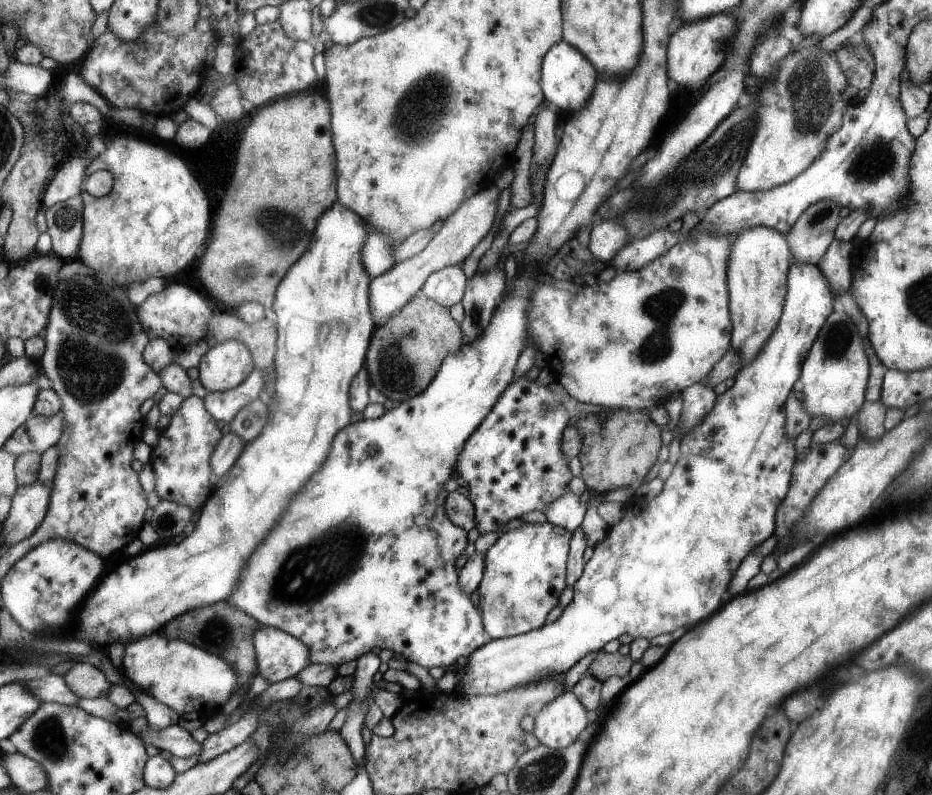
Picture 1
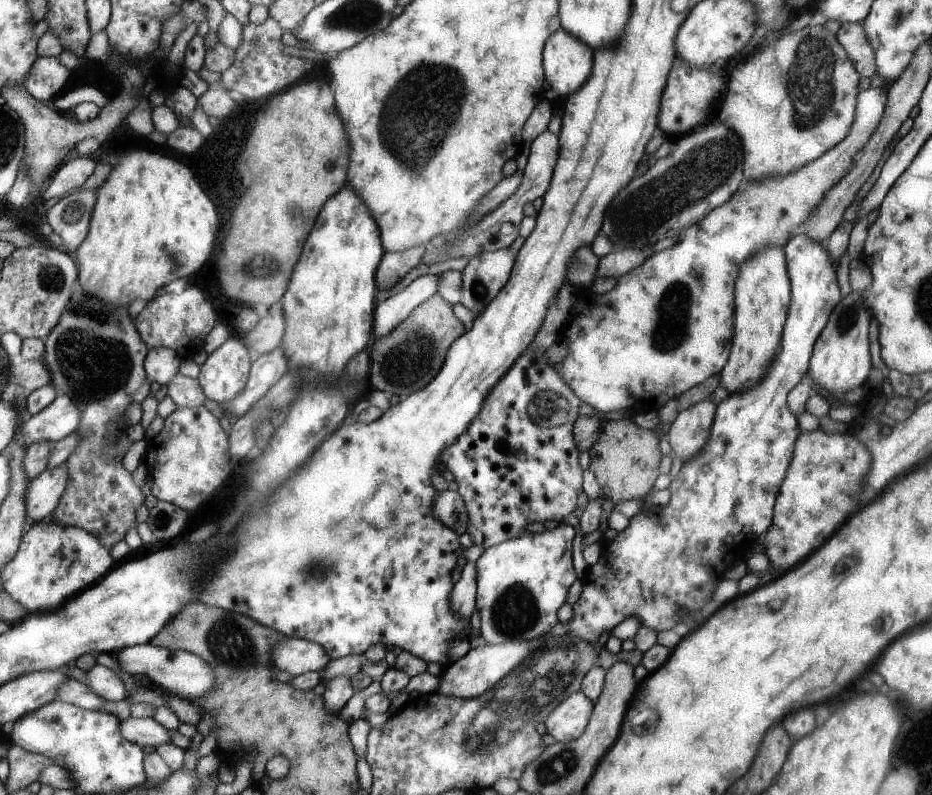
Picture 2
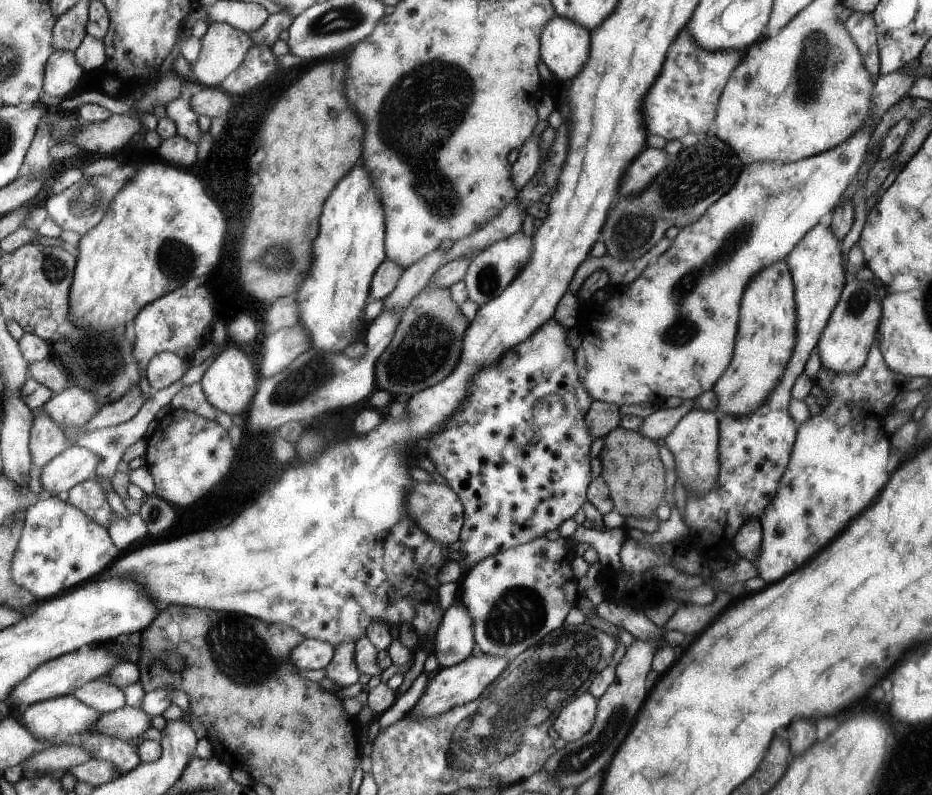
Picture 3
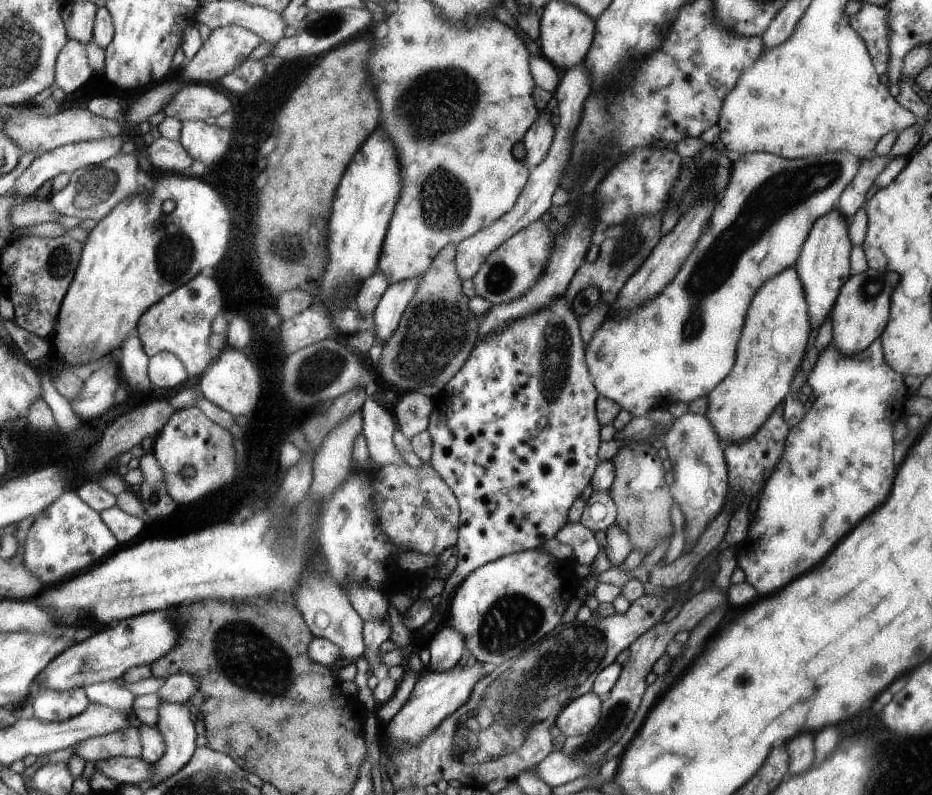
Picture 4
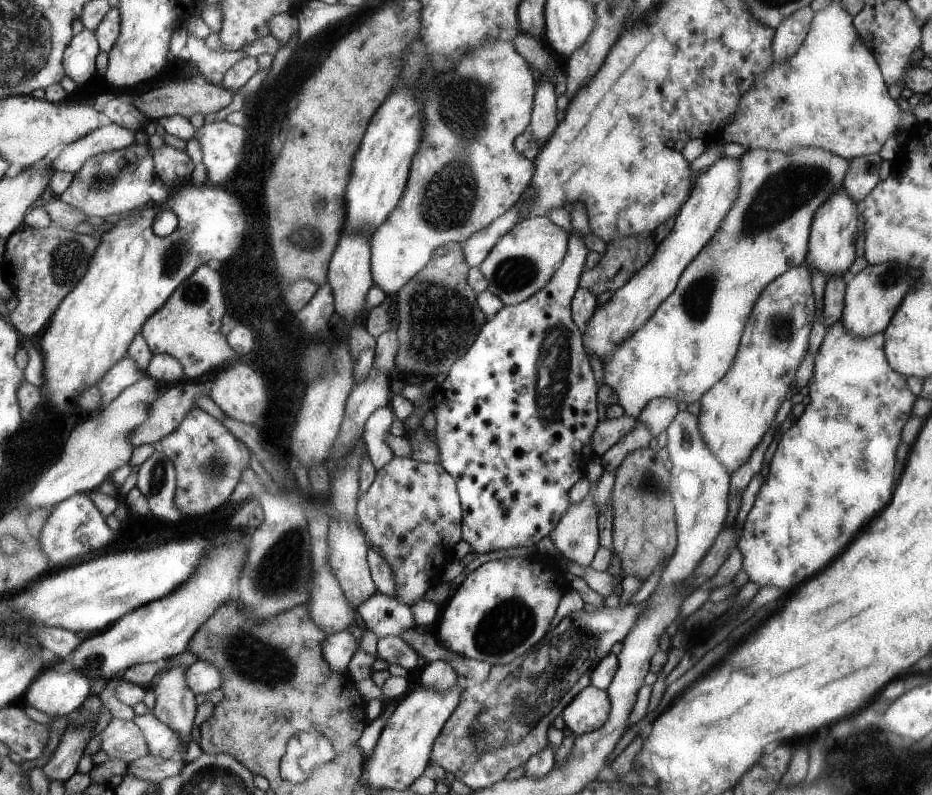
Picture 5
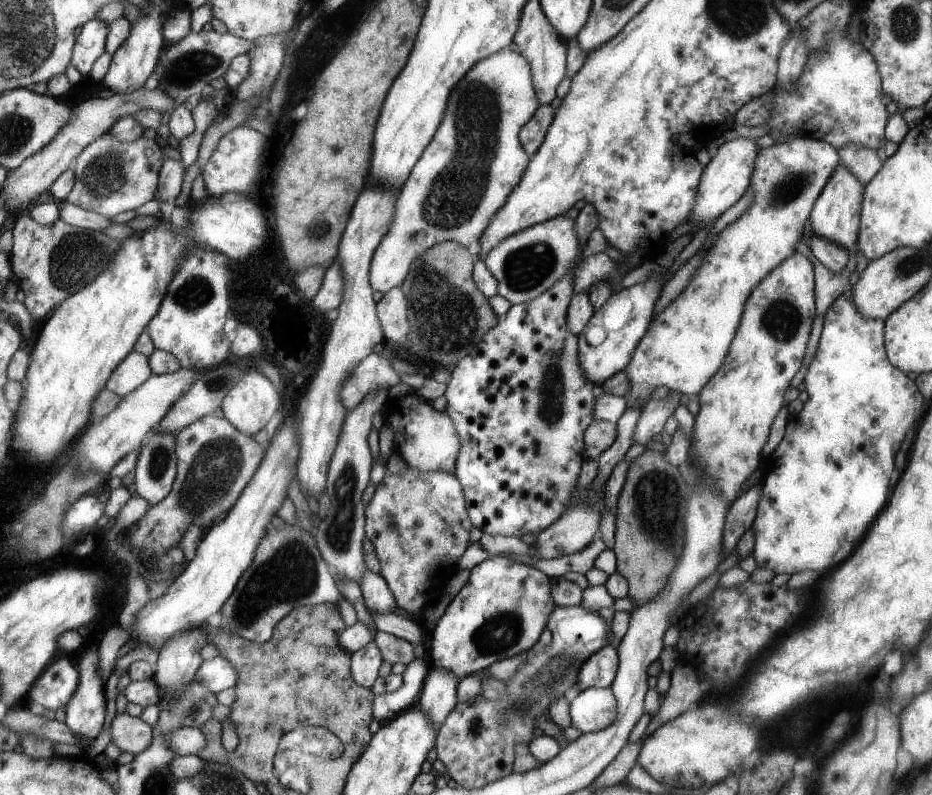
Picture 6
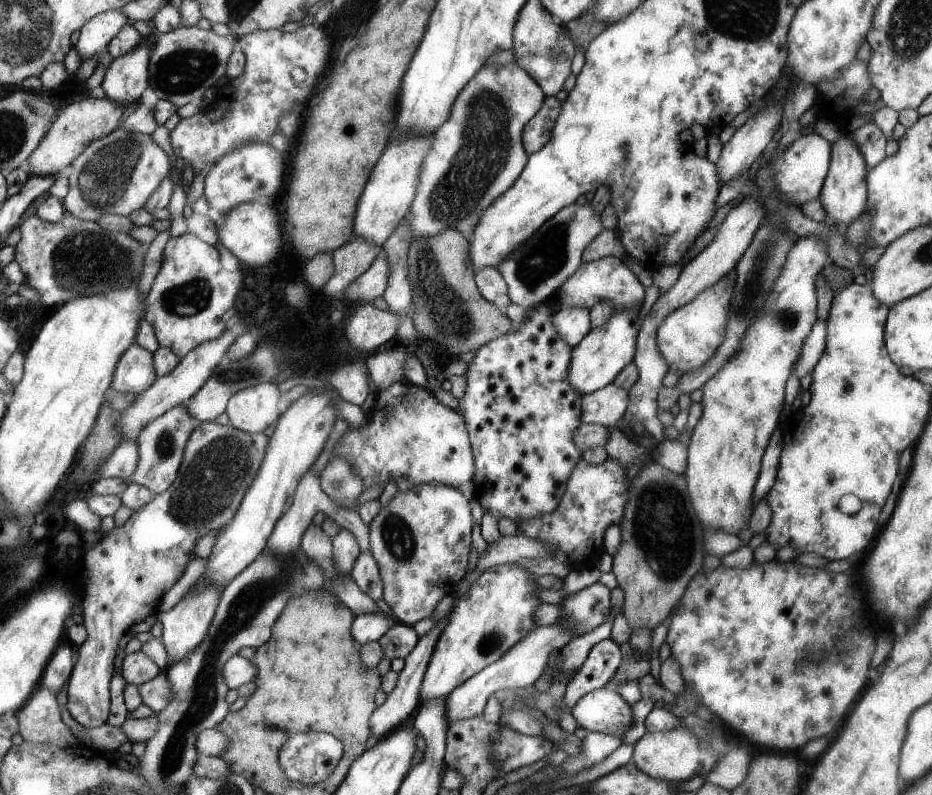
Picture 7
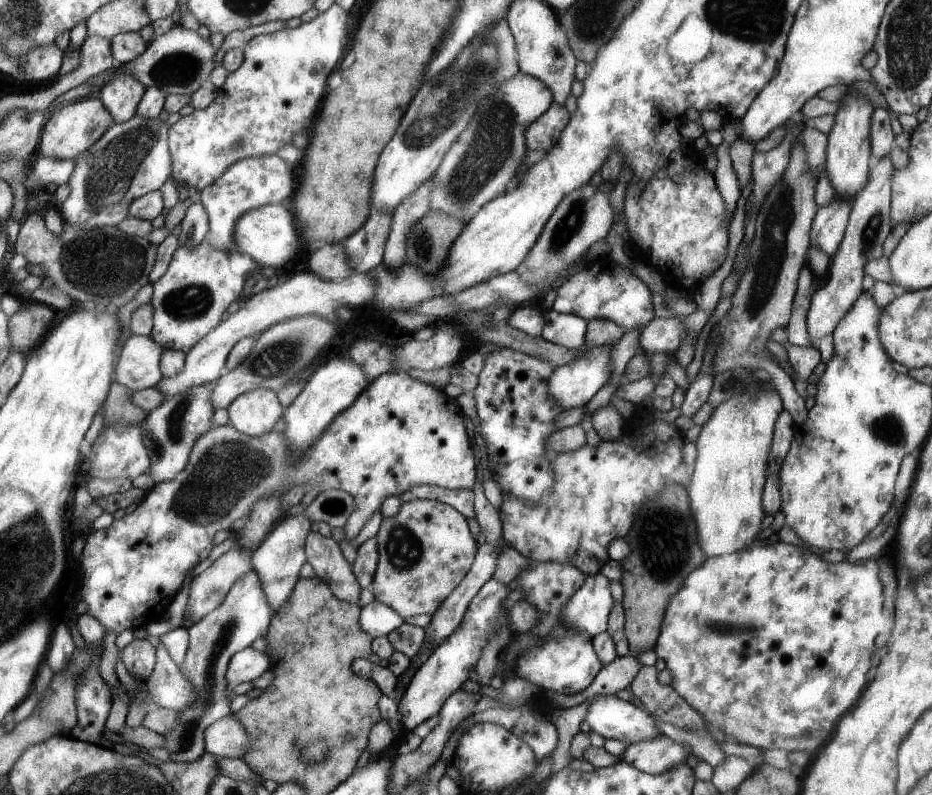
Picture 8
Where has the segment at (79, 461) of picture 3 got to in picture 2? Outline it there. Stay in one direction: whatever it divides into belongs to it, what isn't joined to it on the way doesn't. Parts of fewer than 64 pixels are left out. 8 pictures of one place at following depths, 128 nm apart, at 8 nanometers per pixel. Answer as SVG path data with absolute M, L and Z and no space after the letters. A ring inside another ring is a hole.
M62 464L54 470L48 468L44 474L33 479L29 491L29 514L34 524L42 520L53 519L54 512L60 506L64 494L69 488L70 472L68 466Z

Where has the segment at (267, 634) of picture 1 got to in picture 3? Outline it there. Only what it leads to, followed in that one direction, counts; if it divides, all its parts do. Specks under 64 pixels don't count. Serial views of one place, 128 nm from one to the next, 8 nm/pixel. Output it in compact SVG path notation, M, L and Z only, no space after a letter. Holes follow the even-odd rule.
M305 639L293 649L292 662L298 670L324 669L334 656L334 648L322 640Z

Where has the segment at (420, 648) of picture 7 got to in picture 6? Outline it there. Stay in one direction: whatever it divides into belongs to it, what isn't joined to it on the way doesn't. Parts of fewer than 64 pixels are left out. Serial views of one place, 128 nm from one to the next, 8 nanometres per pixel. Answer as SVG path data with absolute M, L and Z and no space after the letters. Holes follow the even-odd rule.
M427 653L420 658L414 658L408 666L405 666L403 682L394 692L375 694L373 700L373 717L380 724L390 721L396 714L404 712L410 706L414 707L424 686L424 680L428 676L430 659Z

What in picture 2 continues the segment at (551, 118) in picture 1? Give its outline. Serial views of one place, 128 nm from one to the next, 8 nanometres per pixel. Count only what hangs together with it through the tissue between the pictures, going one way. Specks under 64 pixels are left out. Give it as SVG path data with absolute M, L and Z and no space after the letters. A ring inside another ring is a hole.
M546 130L531 144L528 164L523 171L524 176L522 176L522 182L520 182L521 187L518 188L518 191L514 192L506 202L502 202L502 205L496 208L496 210L492 210L486 218L482 218L482 222L480 222L476 228L470 228L466 234L462 234L460 240L456 240L456 242L448 248L448 252L446 252L446 250L440 250L440 252L438 252L438 248L434 248L430 245L419 264L430 266L462 256L472 259L474 256L482 254L482 252L494 252L510 247L519 237L521 222L526 216L524 214L524 206L533 203L533 201L539 197L544 197L544 194L548 192L557 162L556 158L558 158L558 136Z

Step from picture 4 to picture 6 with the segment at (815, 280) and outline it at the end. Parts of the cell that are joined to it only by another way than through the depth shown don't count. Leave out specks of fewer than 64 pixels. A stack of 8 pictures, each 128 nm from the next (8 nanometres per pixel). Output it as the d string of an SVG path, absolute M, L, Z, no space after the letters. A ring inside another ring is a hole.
M840 163L814 205L810 218L814 235L823 237L849 252L861 229L862 188L864 186L859 179L843 163Z

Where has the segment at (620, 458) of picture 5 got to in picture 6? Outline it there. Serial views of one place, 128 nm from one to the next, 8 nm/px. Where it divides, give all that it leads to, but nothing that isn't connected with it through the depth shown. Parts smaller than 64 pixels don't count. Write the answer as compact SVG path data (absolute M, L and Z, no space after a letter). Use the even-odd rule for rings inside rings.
M669 392L666 398L660 398L660 400L651 398L650 402L640 412L638 424L634 426L632 444L638 443L646 448L654 436L661 434L666 421L674 414L680 397L680 392Z

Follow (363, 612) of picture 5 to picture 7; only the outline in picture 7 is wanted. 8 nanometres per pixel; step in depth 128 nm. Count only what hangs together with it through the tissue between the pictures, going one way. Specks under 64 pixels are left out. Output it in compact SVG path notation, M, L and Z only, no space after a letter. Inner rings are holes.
M361 552L354 568L352 568L351 578L356 582L356 586L364 594L368 594L374 602L384 598L384 582L382 582L378 564L371 552Z

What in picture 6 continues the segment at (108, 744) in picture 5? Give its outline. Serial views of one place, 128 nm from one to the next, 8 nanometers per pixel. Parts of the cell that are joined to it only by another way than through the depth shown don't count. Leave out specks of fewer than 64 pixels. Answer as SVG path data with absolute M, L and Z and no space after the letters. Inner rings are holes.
M118 714L112 722L112 742L122 753L134 754L144 752L153 740L153 728L139 717Z

